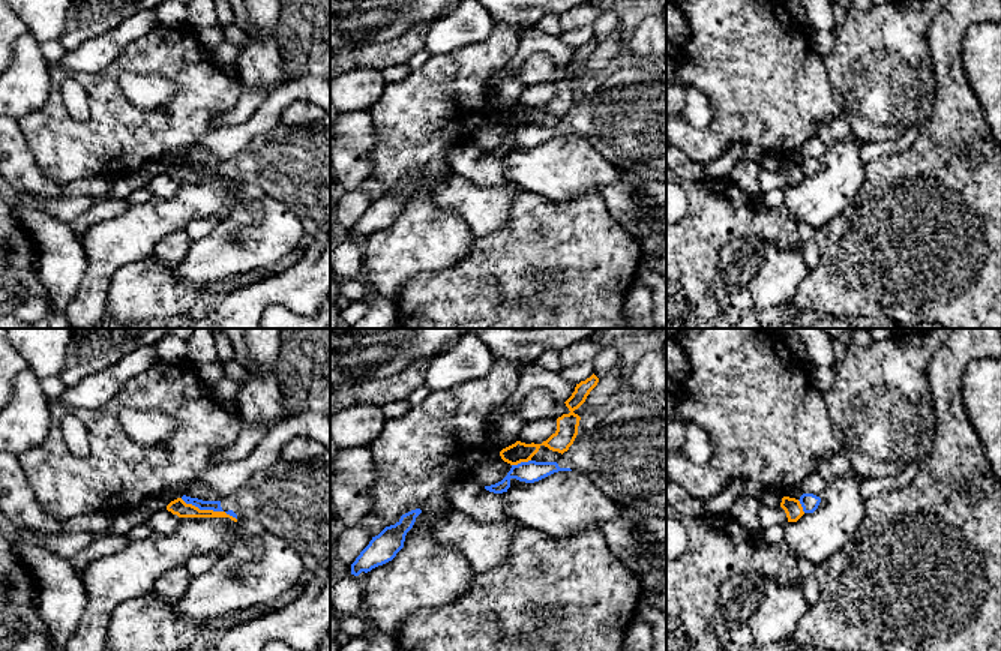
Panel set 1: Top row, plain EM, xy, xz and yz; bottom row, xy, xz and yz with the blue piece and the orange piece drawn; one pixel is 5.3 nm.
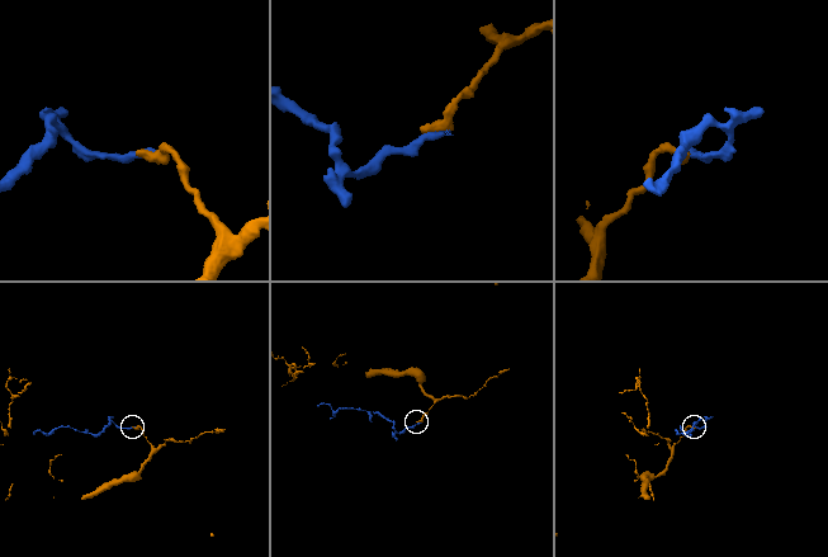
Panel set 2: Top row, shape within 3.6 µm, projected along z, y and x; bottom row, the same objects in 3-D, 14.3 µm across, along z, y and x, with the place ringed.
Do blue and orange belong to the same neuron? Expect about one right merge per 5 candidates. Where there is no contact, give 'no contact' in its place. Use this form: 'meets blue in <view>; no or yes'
meets blue in xy; no

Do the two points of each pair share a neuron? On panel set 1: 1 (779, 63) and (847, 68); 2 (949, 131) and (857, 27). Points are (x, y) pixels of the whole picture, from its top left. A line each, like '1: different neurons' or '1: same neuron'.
1: different neurons
2: different neurons

